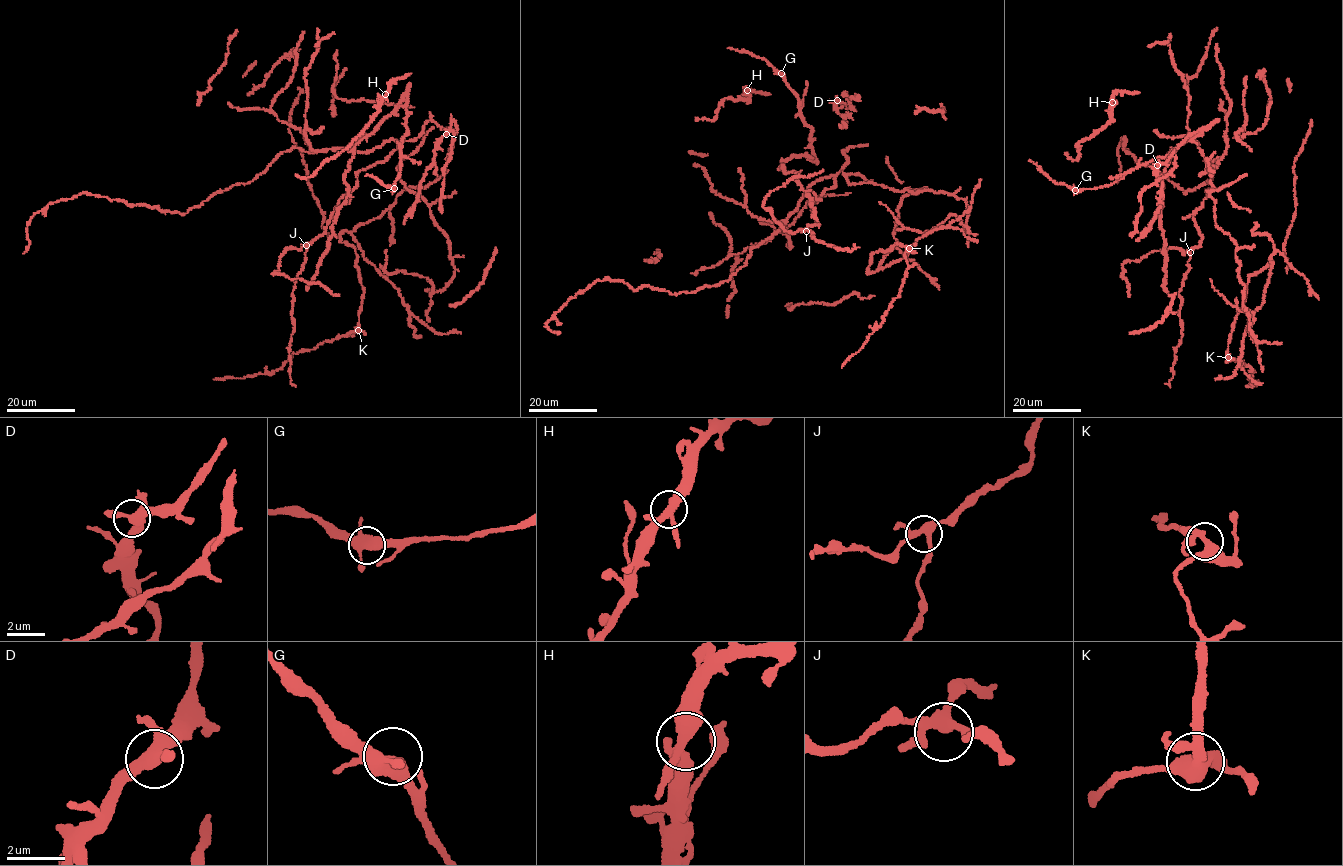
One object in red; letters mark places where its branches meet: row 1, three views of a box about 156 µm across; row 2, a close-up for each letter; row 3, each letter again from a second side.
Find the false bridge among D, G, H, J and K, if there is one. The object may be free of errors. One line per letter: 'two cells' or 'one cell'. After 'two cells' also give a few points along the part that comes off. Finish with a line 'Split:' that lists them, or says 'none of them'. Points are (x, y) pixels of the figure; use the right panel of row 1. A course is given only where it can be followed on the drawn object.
D: one cell
G: one cell
H: one cell
J: one cell
K: two cells | (1228, 357), (1249, 365), (1253, 372), (1252, 386), (1258, 381)
Split: K

